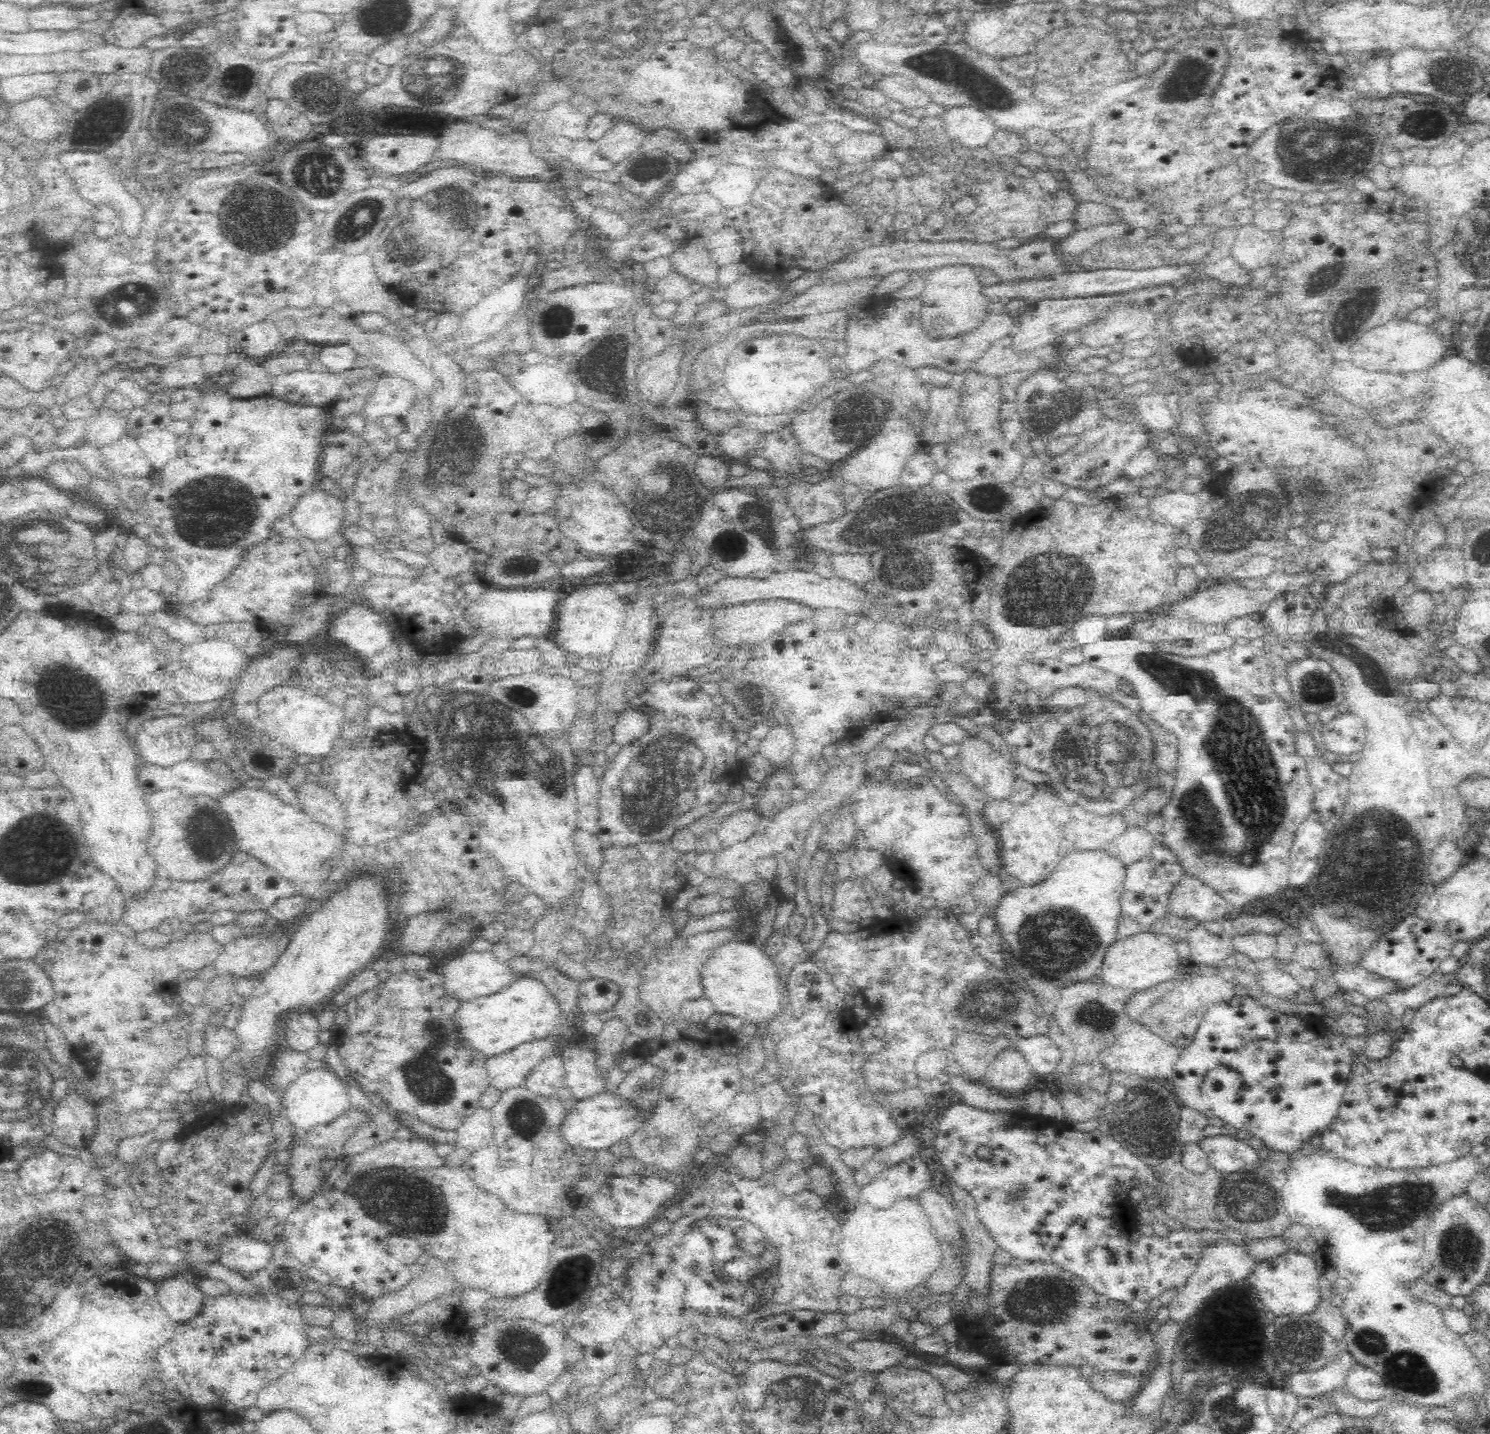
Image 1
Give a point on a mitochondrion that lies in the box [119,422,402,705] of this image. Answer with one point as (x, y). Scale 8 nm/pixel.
(207, 529)

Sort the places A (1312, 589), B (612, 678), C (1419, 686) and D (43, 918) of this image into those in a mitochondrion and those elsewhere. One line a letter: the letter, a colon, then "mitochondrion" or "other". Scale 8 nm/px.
A: other
B: other
C: other
D: other

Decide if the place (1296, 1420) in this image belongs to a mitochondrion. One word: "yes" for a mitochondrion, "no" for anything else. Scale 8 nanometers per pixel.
no

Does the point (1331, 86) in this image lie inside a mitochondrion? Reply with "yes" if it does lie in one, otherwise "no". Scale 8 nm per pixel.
no

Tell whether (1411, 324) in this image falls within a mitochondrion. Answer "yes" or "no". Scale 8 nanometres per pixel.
no

